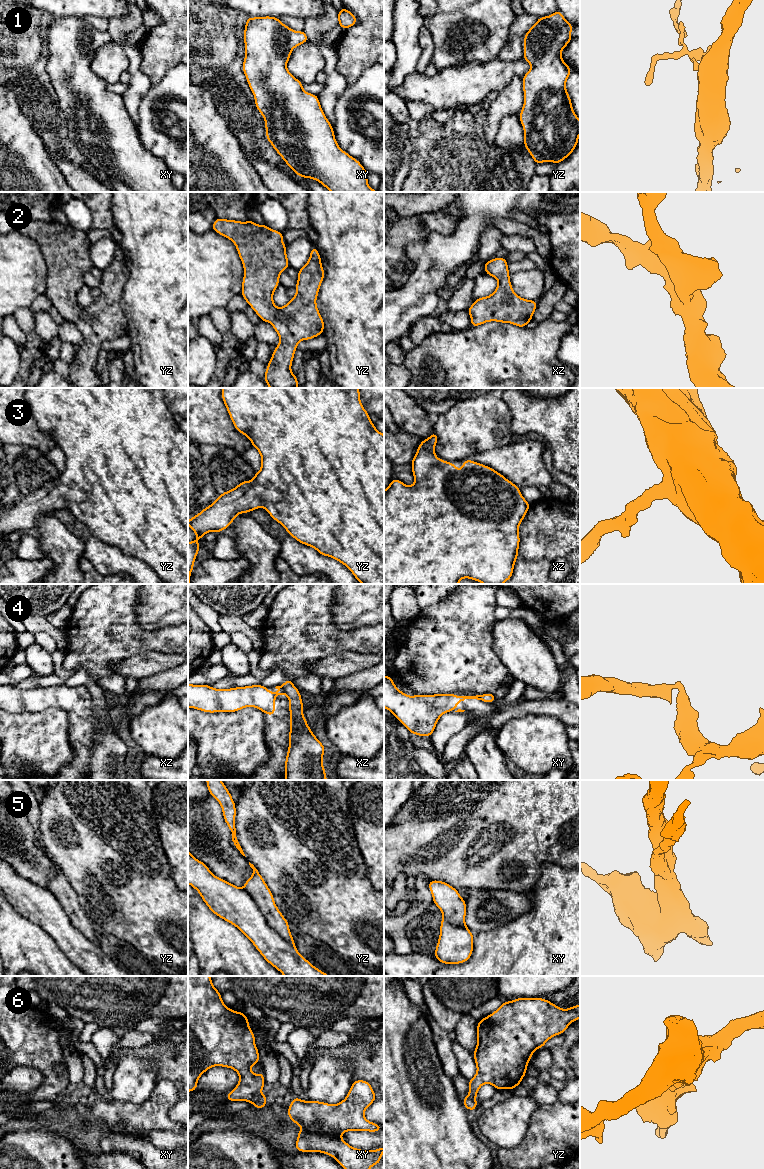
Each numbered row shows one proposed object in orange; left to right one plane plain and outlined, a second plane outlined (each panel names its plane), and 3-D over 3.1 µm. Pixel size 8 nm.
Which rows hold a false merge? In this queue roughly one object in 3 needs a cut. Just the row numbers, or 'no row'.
4, 5, 6

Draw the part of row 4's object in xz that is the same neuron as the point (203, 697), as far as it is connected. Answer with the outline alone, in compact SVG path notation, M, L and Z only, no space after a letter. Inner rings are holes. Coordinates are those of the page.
M188 683L188 708L194 708L208 713L237 712L246 707L254 707L264 714L275 716L275 698L278 695L286 695L282 686L276 686L279 692L269 692L269 687L263 685L251 685L234 687L230 689L215 689L207 684L193 685Z

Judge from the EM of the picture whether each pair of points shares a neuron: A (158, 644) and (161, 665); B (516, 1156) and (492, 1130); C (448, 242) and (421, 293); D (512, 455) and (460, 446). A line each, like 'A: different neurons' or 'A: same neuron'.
A: different neurons
B: different neurons
C: same neuron
D: different neurons

